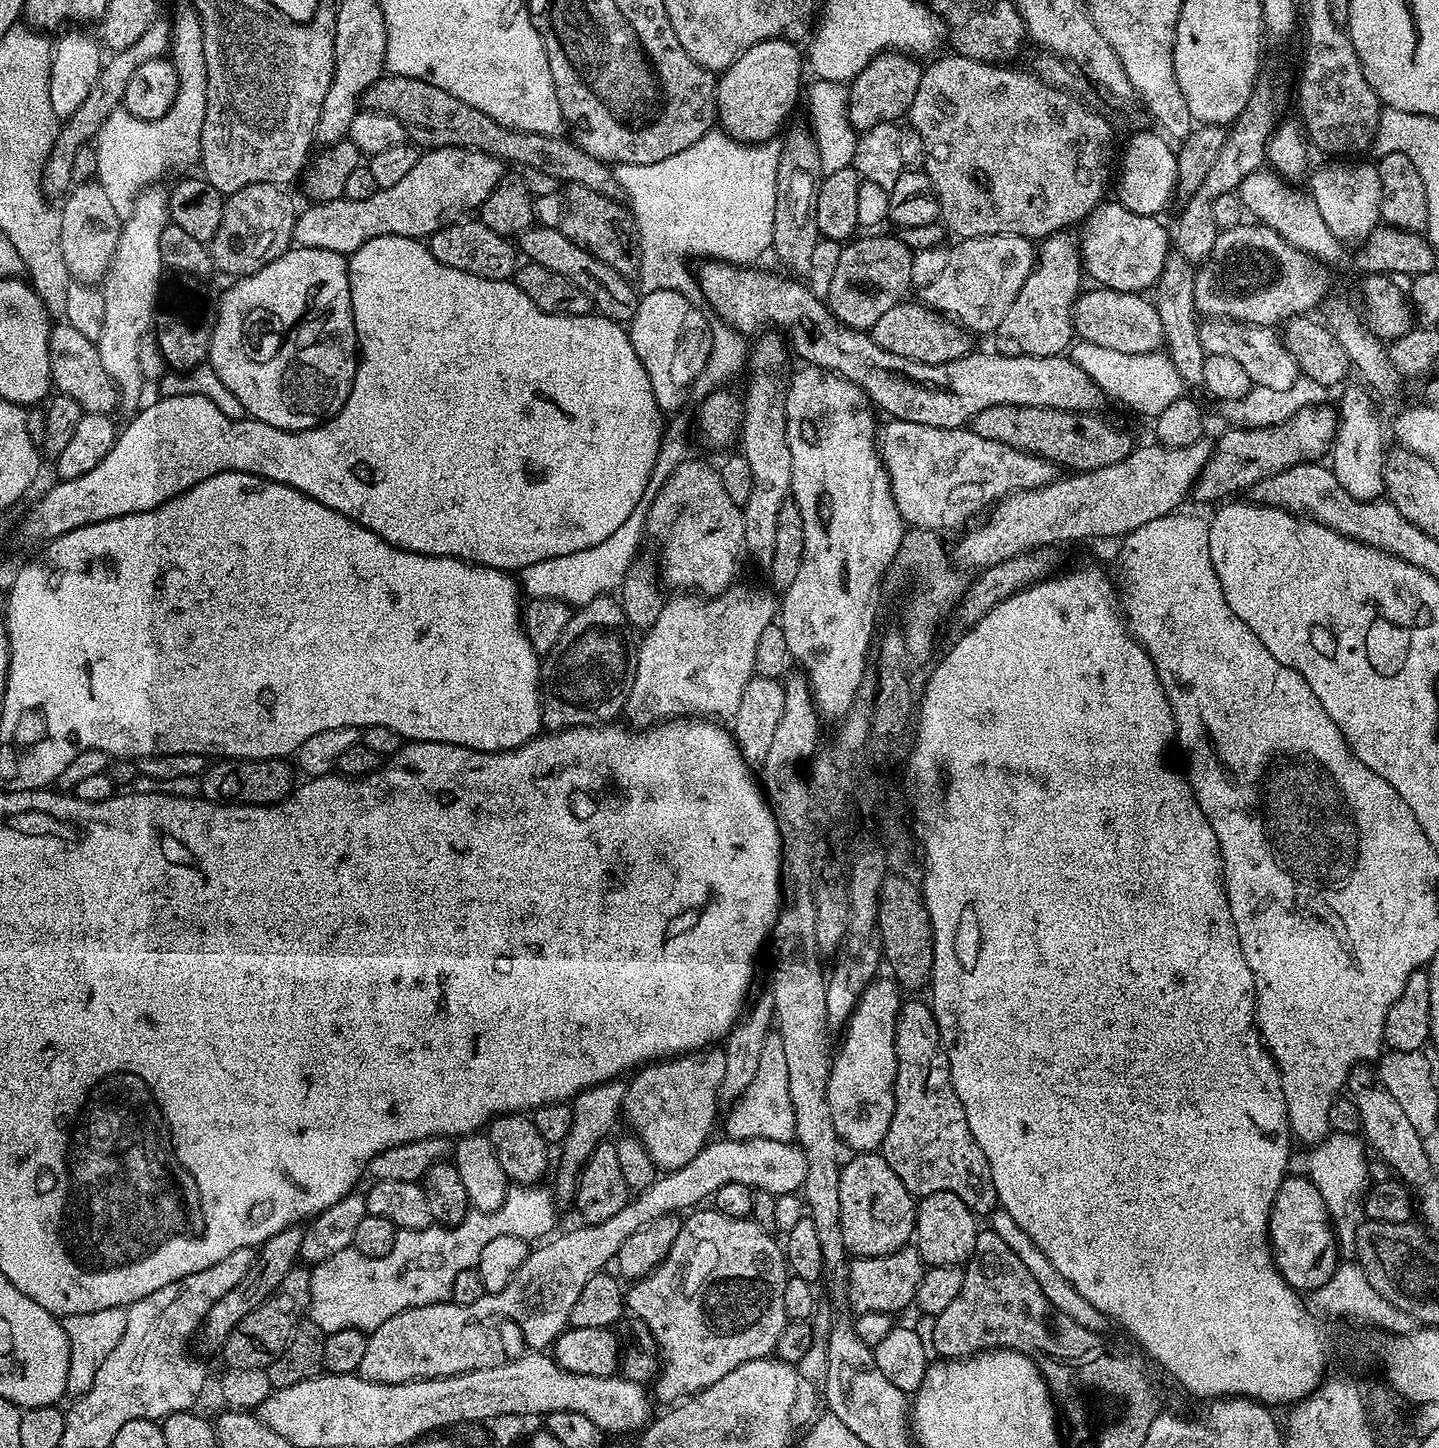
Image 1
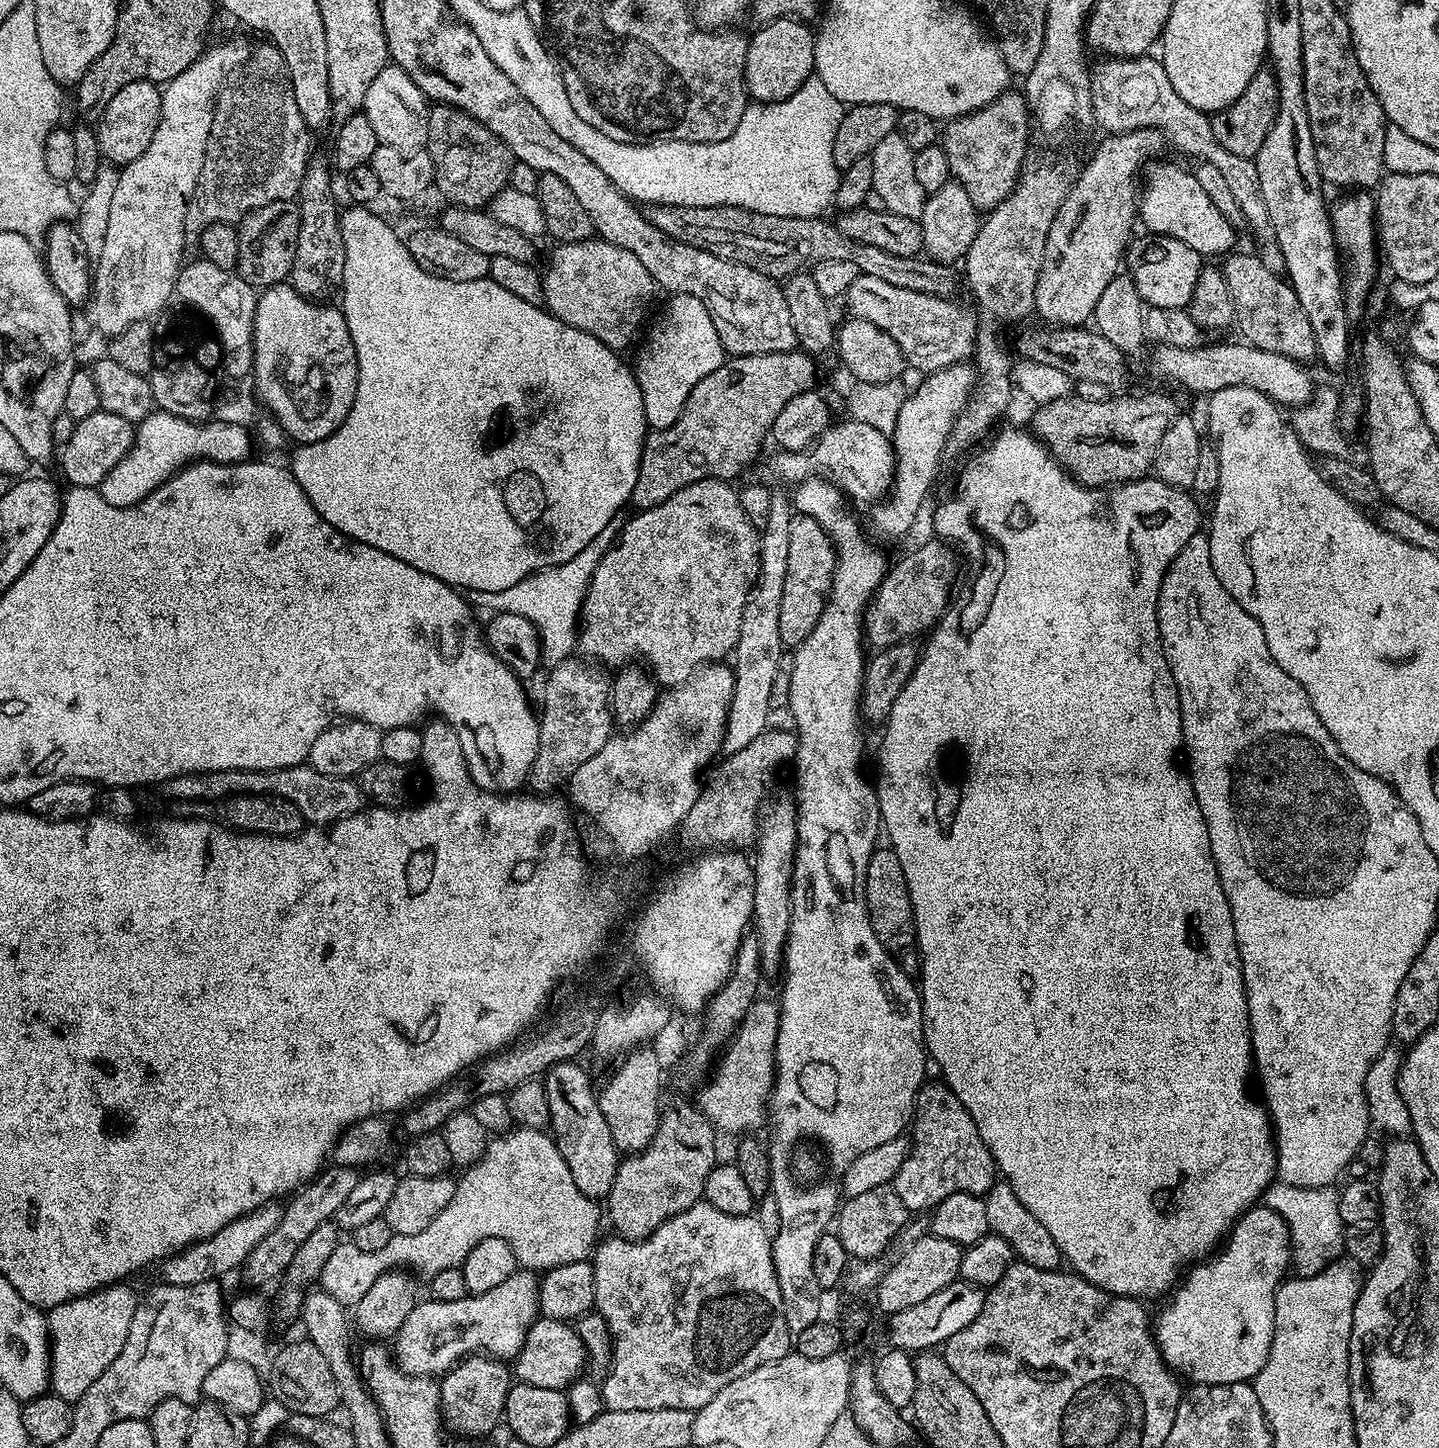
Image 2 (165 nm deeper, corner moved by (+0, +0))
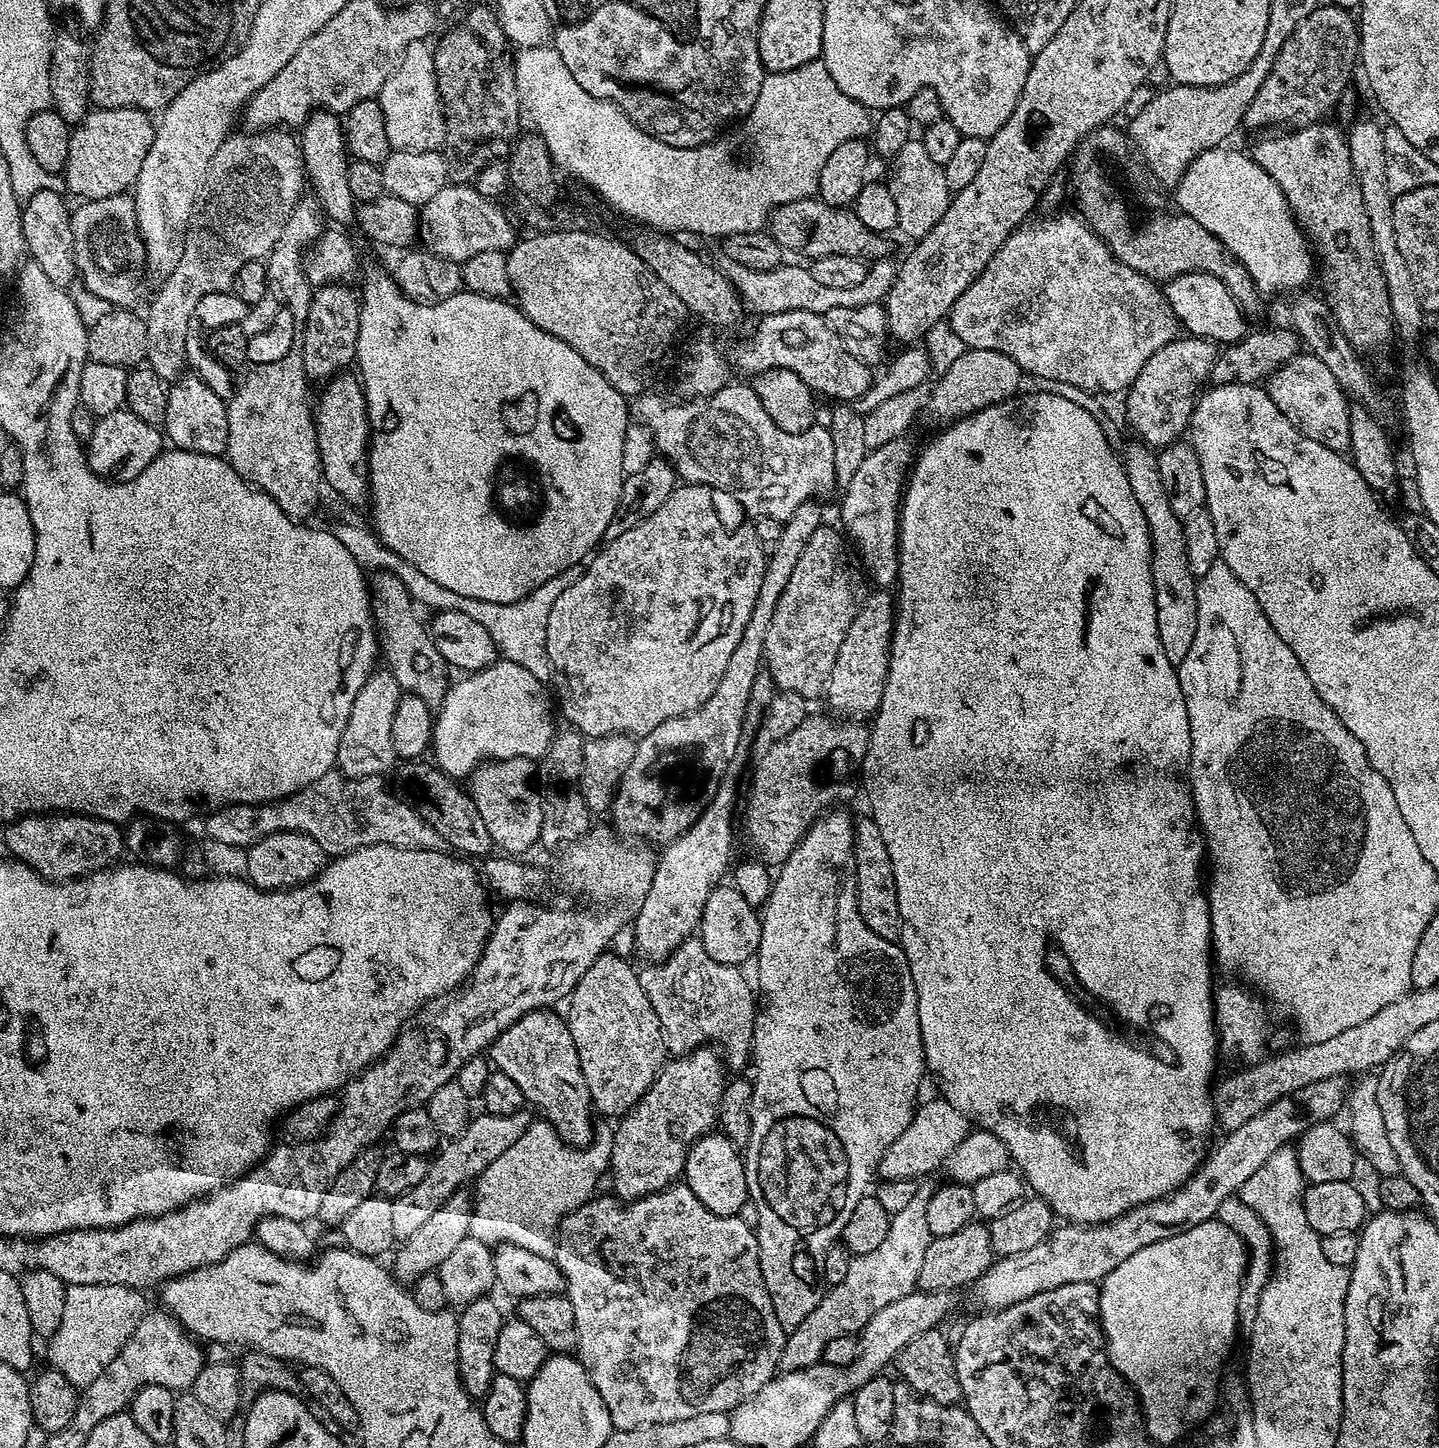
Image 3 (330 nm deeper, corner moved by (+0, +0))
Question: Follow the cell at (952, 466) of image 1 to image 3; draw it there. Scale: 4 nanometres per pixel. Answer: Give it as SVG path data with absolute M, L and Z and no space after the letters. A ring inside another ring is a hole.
M728 382L716 393L689 399L688 404L664 404L653 394L644 394L635 401L634 416L652 431L656 448L667 460L681 481L689 484L705 484L713 490L725 488L752 518L765 516L783 522L794 514L794 509L813 497L824 496L837 487L834 474L834 442L832 433L821 424L813 424L805 432L782 430L766 414L758 394L751 383Z

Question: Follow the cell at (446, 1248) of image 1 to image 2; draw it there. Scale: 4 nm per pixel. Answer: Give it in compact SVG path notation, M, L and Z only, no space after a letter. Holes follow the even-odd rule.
M513 1127L489 1139L484 1159L471 1165L465 1172L468 1173L456 1180L454 1198L446 1202L446 1207L434 1218L434 1222L430 1222L430 1226L426 1226L426 1230L409 1236L394 1234L390 1242L382 1246L382 1250L373 1252L358 1250L358 1246L351 1242L341 1242L334 1250L334 1254L330 1254L326 1266L322 1266L319 1287L326 1294L333 1296L339 1304L355 1306L362 1298L362 1294L366 1294L366 1290L374 1286L374 1282L383 1272L411 1269L421 1277L424 1275L424 1278L430 1278L438 1274L438 1270L461 1267L466 1254L470 1254L470 1250L474 1250L474 1246L478 1246L482 1238L502 1238L508 1243L510 1250L514 1250L517 1265L524 1270L547 1270L570 1262L588 1260L591 1257L601 1235L599 1234L600 1216L602 1220L601 1205L586 1194L582 1194L578 1186L574 1186L570 1166L566 1166L562 1154L558 1154L556 1141L547 1131L539 1128Z

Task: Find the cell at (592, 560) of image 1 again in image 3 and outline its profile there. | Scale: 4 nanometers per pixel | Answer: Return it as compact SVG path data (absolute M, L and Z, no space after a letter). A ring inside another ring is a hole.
M340 524L335 525L334 531L338 542L342 542L342 546L346 546L350 554L354 554L354 562L358 562L361 568L394 574L394 578L398 578L398 582L406 586L413 601L417 605L425 604L426 607L432 608L433 613L443 610L461 611L467 617L474 618L479 625L489 631L490 638L496 644L496 651L503 659L522 666L522 670L530 670L530 674L534 674L534 678L539 680L547 681L551 677L552 667L546 654L546 618L550 618L550 610L554 607L558 594L562 594L566 586L570 586L579 578L581 573L579 567L567 568L562 570L562 574L554 574L554 578L542 582L542 586L538 586L530 594L526 594L526 598L518 602L509 604L478 602L478 598L462 598L462 594L454 594L454 590L446 590L446 586L426 578L426 574L422 574L418 566L406 562L406 558L398 558L394 550L386 547L371 527L363 528L360 524Z

